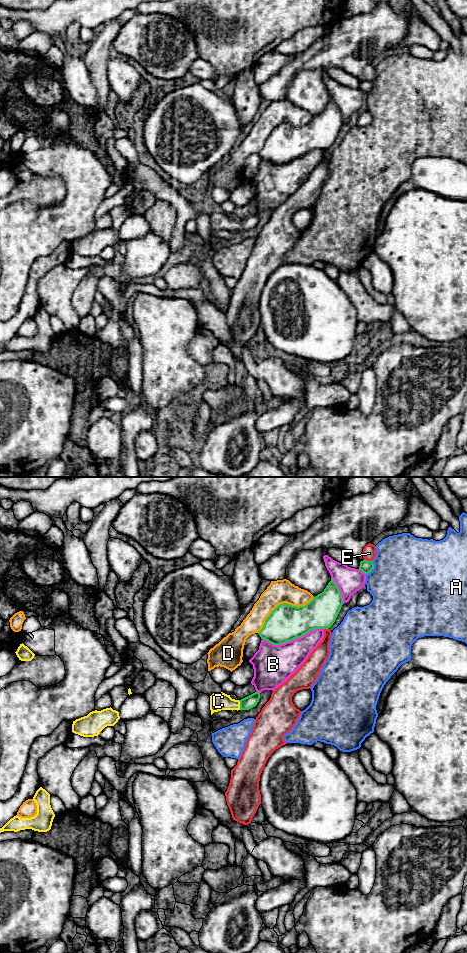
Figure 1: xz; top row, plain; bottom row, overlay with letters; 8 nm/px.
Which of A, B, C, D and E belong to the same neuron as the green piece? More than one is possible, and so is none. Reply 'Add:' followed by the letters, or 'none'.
Add: C

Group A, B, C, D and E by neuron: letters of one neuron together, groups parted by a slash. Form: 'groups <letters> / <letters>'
groups A / B / C / D / E

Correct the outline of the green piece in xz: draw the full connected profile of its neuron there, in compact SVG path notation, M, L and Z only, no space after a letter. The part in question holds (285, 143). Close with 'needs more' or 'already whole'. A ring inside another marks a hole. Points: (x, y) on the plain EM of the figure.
M331 98L324 111L305 126L278 125L266 138L258 154L273 165L281 165L312 150L328 149L335 142L342 125L342 114Z; already whole

